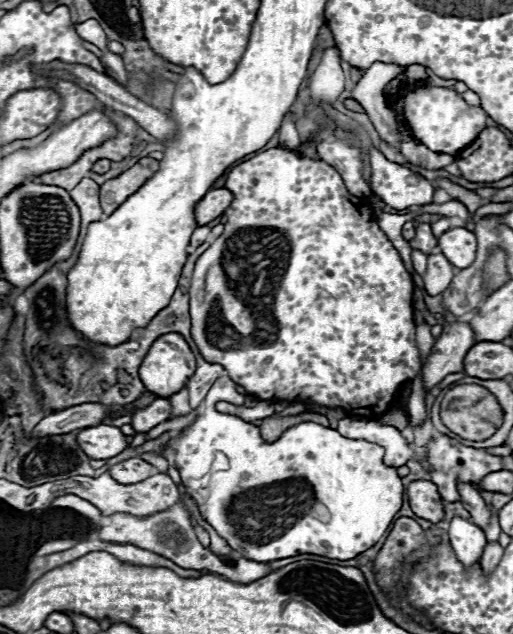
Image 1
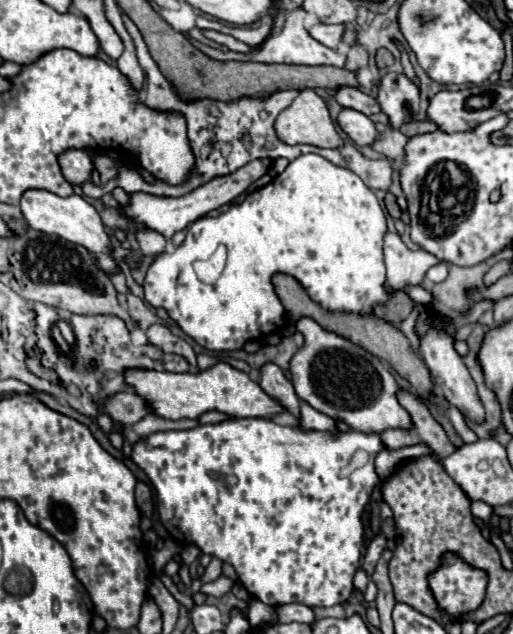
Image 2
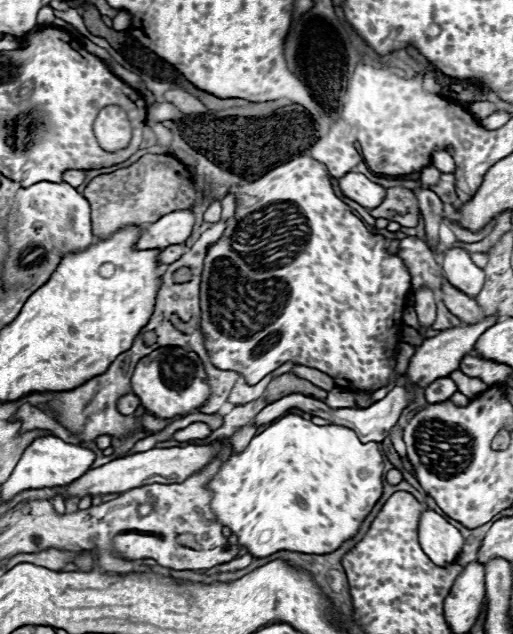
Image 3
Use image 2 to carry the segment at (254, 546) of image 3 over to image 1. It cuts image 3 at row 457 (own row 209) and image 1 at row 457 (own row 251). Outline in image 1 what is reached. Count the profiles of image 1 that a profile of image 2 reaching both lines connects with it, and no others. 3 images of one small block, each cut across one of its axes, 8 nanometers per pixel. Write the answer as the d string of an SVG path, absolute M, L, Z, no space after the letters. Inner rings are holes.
M226 374L220 376L220 378L212 384L212 388L210 388L210 392L208 392L208 396L206 396L206 400L204 400L204 414L196 418L196 422L192 424L192 428L188 428L184 434L172 438L168 448L174 452L176 468L178 468L180 474L182 474L184 486L188 486L190 478L202 478L204 474L210 472L210 466L212 466L212 462L214 462L214 454L216 454L216 452L224 452L224 454L228 456L228 460L230 460L230 484L218 488L218 496L214 496L214 498L206 498L206 496L200 496L200 494L196 492L196 498L194 498L194 500L196 500L196 504L198 504L198 508L200 508L202 518L204 518L234 550L240 550L244 558L254 560L254 562L272 562L272 560L286 558L286 556L294 556L294 554L318 554L318 556L328 556L328 558L336 558L336 560L352 560L352 558L356 558L358 554L362 554L364 550L372 548L372 546L384 536L384 532L388 530L388 526L392 524L396 512L398 512L400 506L402 506L404 486L402 486L400 476L396 474L396 468L394 468L394 466L386 466L386 464L382 462L382 456L384 456L384 448L382 448L382 446L378 446L378 444L374 444L374 442L368 442L368 440L348 440L348 438L340 436L338 430L326 428L326 426L316 424L316 422L300 422L300 424L290 426L288 430L284 430L282 436L280 436L276 442L266 442L266 440L262 440L262 436L260 436L260 432L258 432L258 426L254 426L254 424L250 424L250 422L244 422L244 420L240 420L238 416L230 416L230 414L216 412L214 406L216 406L216 402L222 402L222 400L224 400L224 402L230 402L230 404L236 404L236 406L242 406L242 404L244 404L244 396L236 392L236 384L234 384L234 382L230 380L230 376L226 376Z

